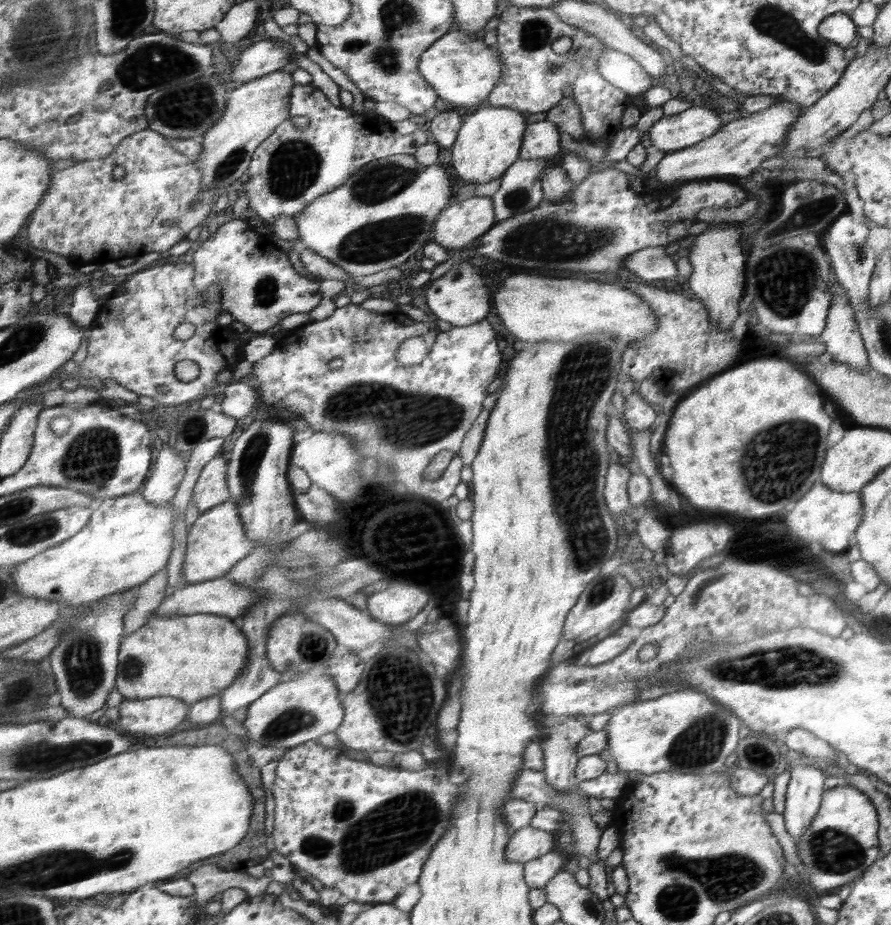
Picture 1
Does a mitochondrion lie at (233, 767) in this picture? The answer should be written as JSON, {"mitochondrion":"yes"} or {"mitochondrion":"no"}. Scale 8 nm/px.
{"mitochondrion":"no"}

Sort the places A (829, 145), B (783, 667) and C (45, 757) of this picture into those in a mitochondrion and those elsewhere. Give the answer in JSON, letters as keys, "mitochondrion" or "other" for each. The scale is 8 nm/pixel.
{"A":"other","B":"mitochondrion","C":"mitochondrion"}

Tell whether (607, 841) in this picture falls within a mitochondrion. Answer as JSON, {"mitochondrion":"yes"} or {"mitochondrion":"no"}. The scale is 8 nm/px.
{"mitochondrion":"no"}

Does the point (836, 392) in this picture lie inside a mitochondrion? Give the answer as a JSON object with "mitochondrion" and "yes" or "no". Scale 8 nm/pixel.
{"mitochondrion":"no"}

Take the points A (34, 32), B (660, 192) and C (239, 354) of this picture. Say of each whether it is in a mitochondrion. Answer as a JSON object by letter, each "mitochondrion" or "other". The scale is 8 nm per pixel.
{"A":"mitochondrion","B":"other","C":"other"}

